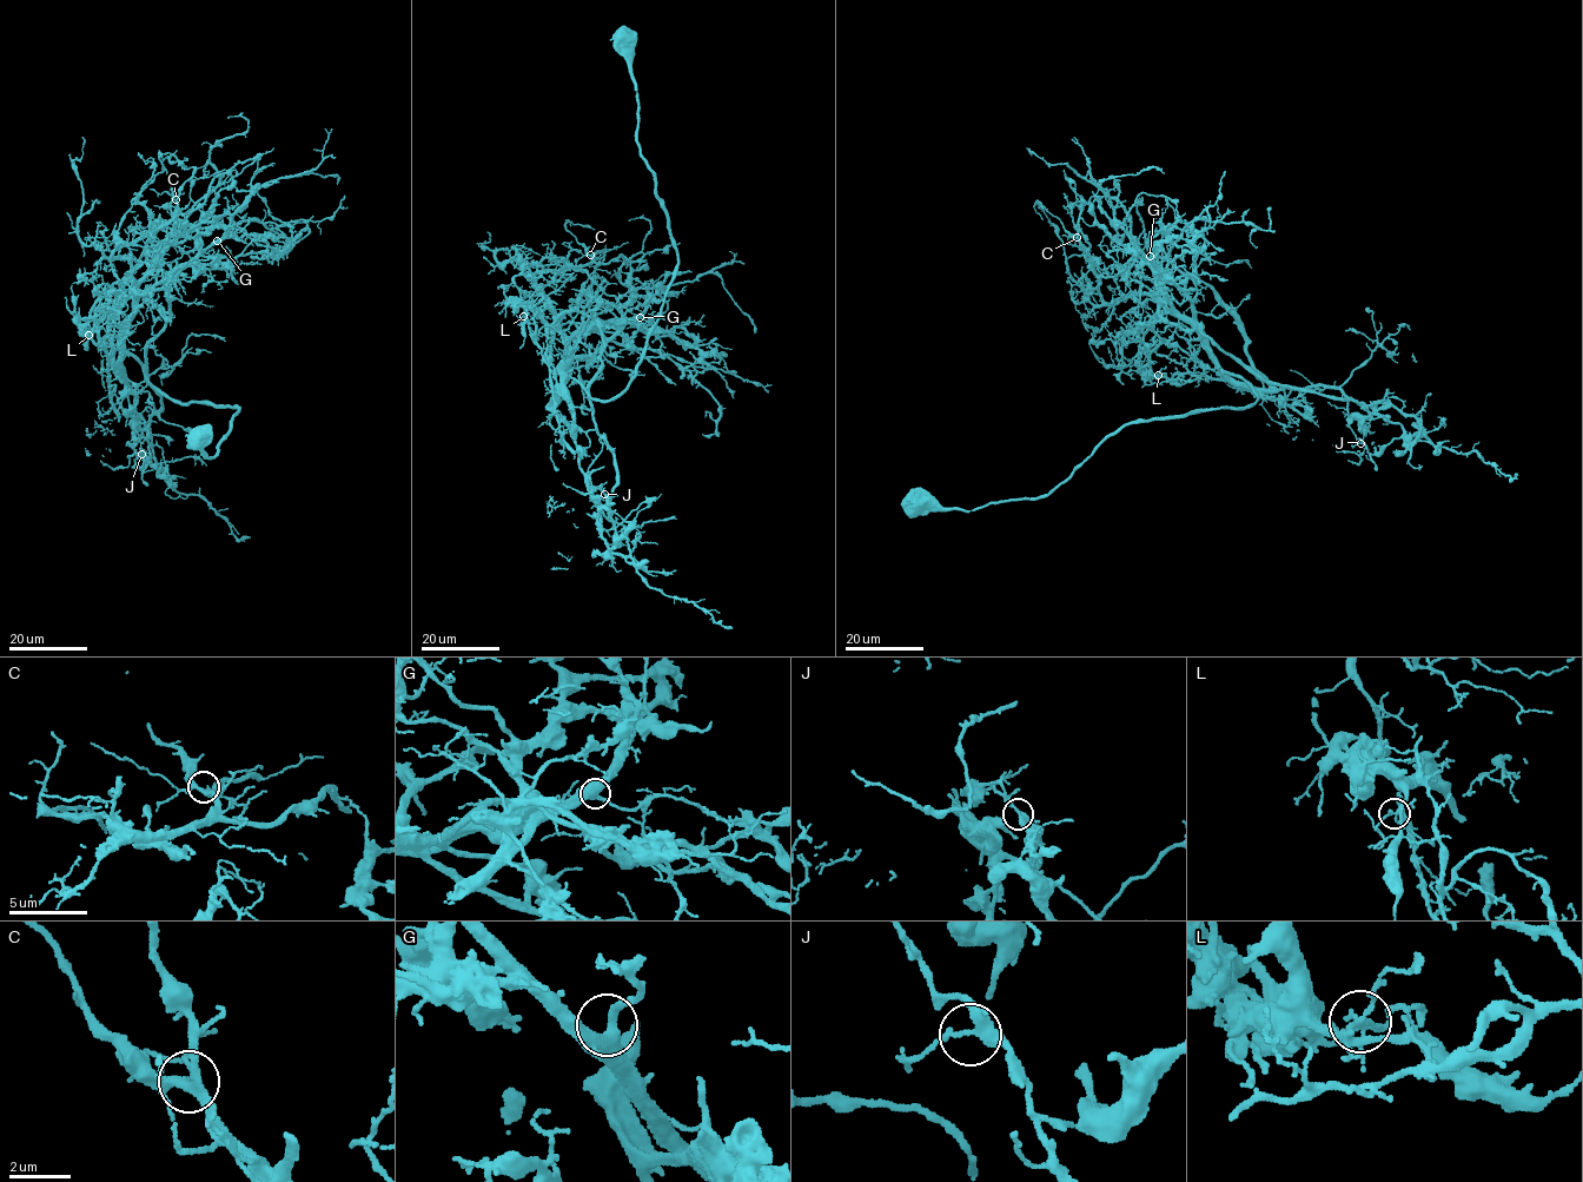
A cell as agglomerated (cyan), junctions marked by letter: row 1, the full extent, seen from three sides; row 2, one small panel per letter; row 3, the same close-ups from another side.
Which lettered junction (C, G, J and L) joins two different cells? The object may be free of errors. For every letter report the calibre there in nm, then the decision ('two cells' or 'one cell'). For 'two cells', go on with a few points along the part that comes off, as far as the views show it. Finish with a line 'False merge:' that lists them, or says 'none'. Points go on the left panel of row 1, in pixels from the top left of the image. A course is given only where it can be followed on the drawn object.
C: 300 nm | one cell
G: 400 nm | one cell
J: 260 nm | one cell
L: 150 nm | two cells | (88, 335), (107, 354), (108, 393), (119, 416), (101, 427), (113, 434), (104, 423), (107, 377), (92, 364)
False merge: L

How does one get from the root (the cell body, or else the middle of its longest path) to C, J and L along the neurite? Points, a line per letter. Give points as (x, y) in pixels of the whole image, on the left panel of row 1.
C: (198, 434), (211, 459), (239, 409), (150, 381), (125, 347), (133, 268), (112, 258), (176, 199)
J: (198, 434), (203, 457), (211, 459), (239, 409), (177, 403), (126, 354), (123, 381), (134, 395), (141, 454)
L: (198, 434), (203, 457), (211, 459), (239, 409), (165, 397), (108, 337), (113, 309), (88, 335)

